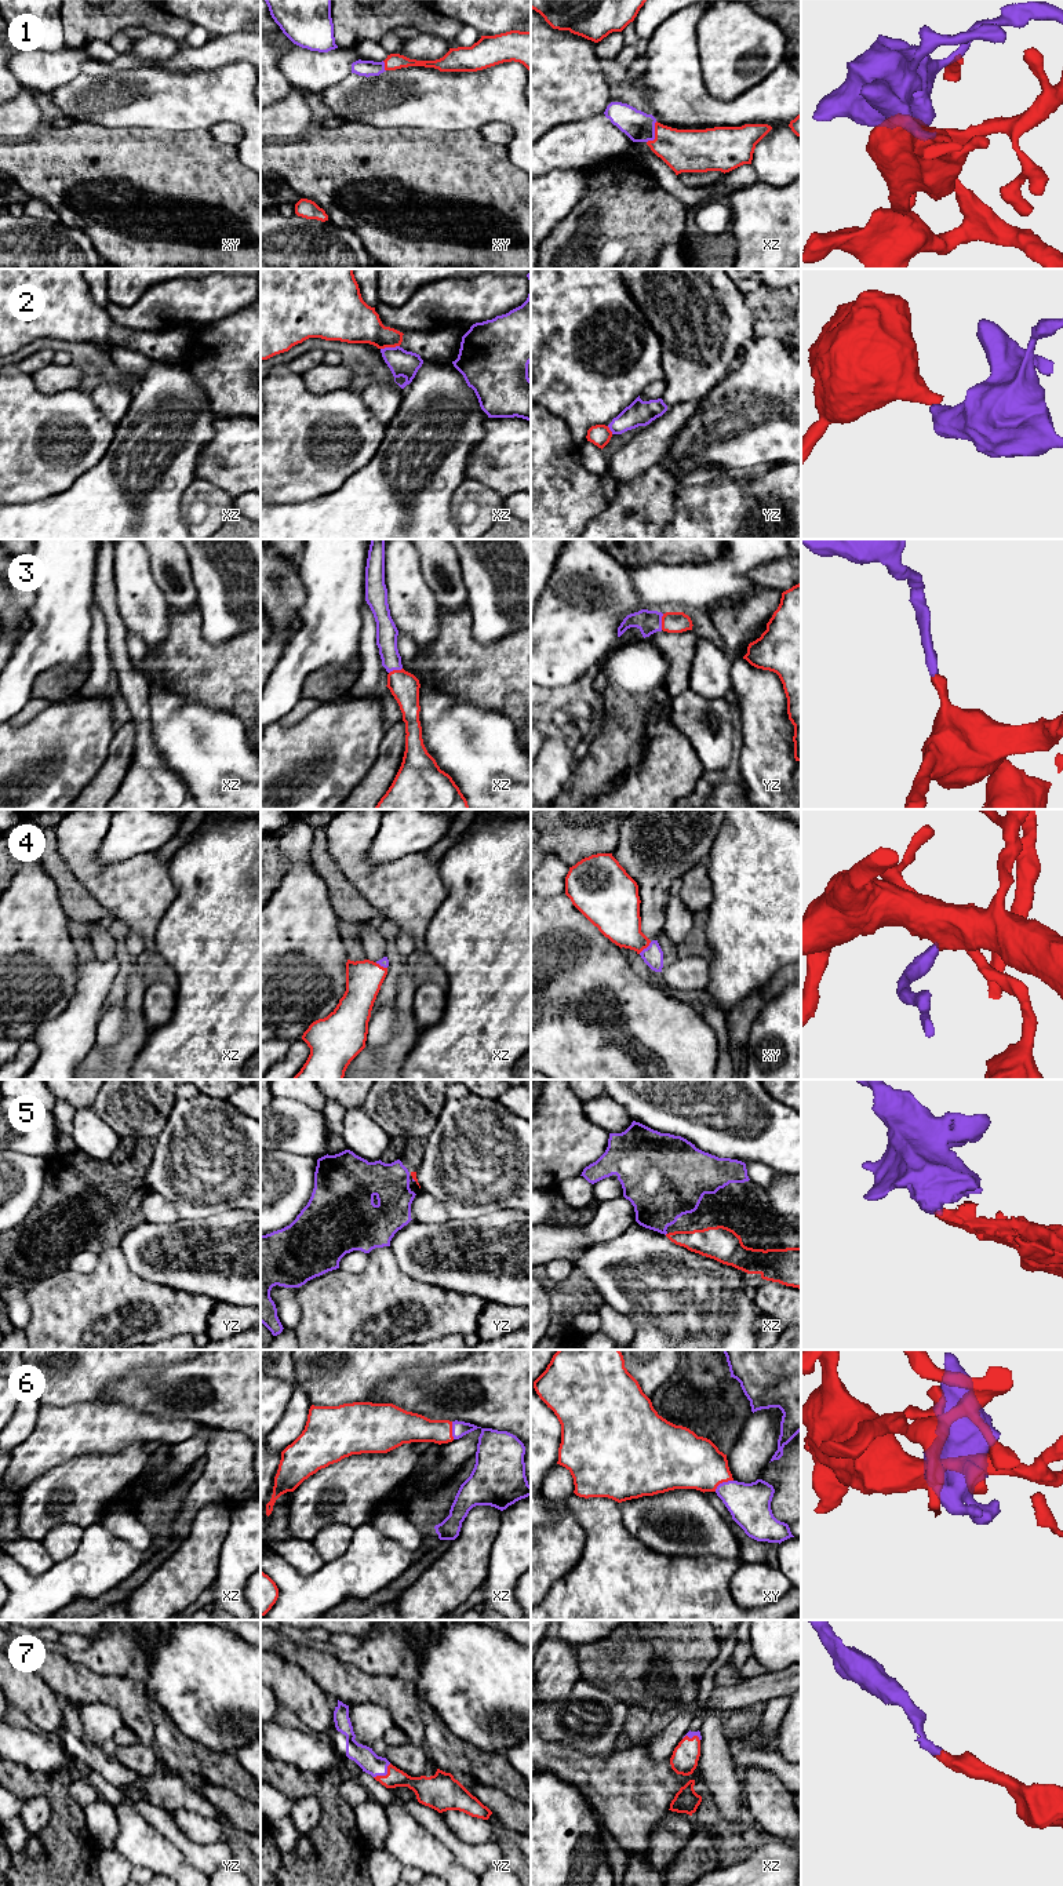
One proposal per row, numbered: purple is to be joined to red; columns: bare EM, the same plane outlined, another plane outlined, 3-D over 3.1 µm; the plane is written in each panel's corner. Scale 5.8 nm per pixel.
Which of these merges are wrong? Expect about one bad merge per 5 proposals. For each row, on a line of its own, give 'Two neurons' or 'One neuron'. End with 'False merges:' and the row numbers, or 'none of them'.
1: One neuron
2: Two neurons
3: One neuron
4: One neuron
5: One neuron
6: One neuron
7: One neuron
False merges: 2

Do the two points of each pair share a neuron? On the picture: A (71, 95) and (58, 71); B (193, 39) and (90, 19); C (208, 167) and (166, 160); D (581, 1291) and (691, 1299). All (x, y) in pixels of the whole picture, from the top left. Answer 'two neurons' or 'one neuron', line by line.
A: two neurons
B: two neurons
C: one neuron
D: two neurons

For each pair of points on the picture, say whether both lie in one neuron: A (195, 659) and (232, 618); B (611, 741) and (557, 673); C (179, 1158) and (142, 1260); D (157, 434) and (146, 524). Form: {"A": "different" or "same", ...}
{"A": "different", "B": "different", "C": "different", "D": "same"}

